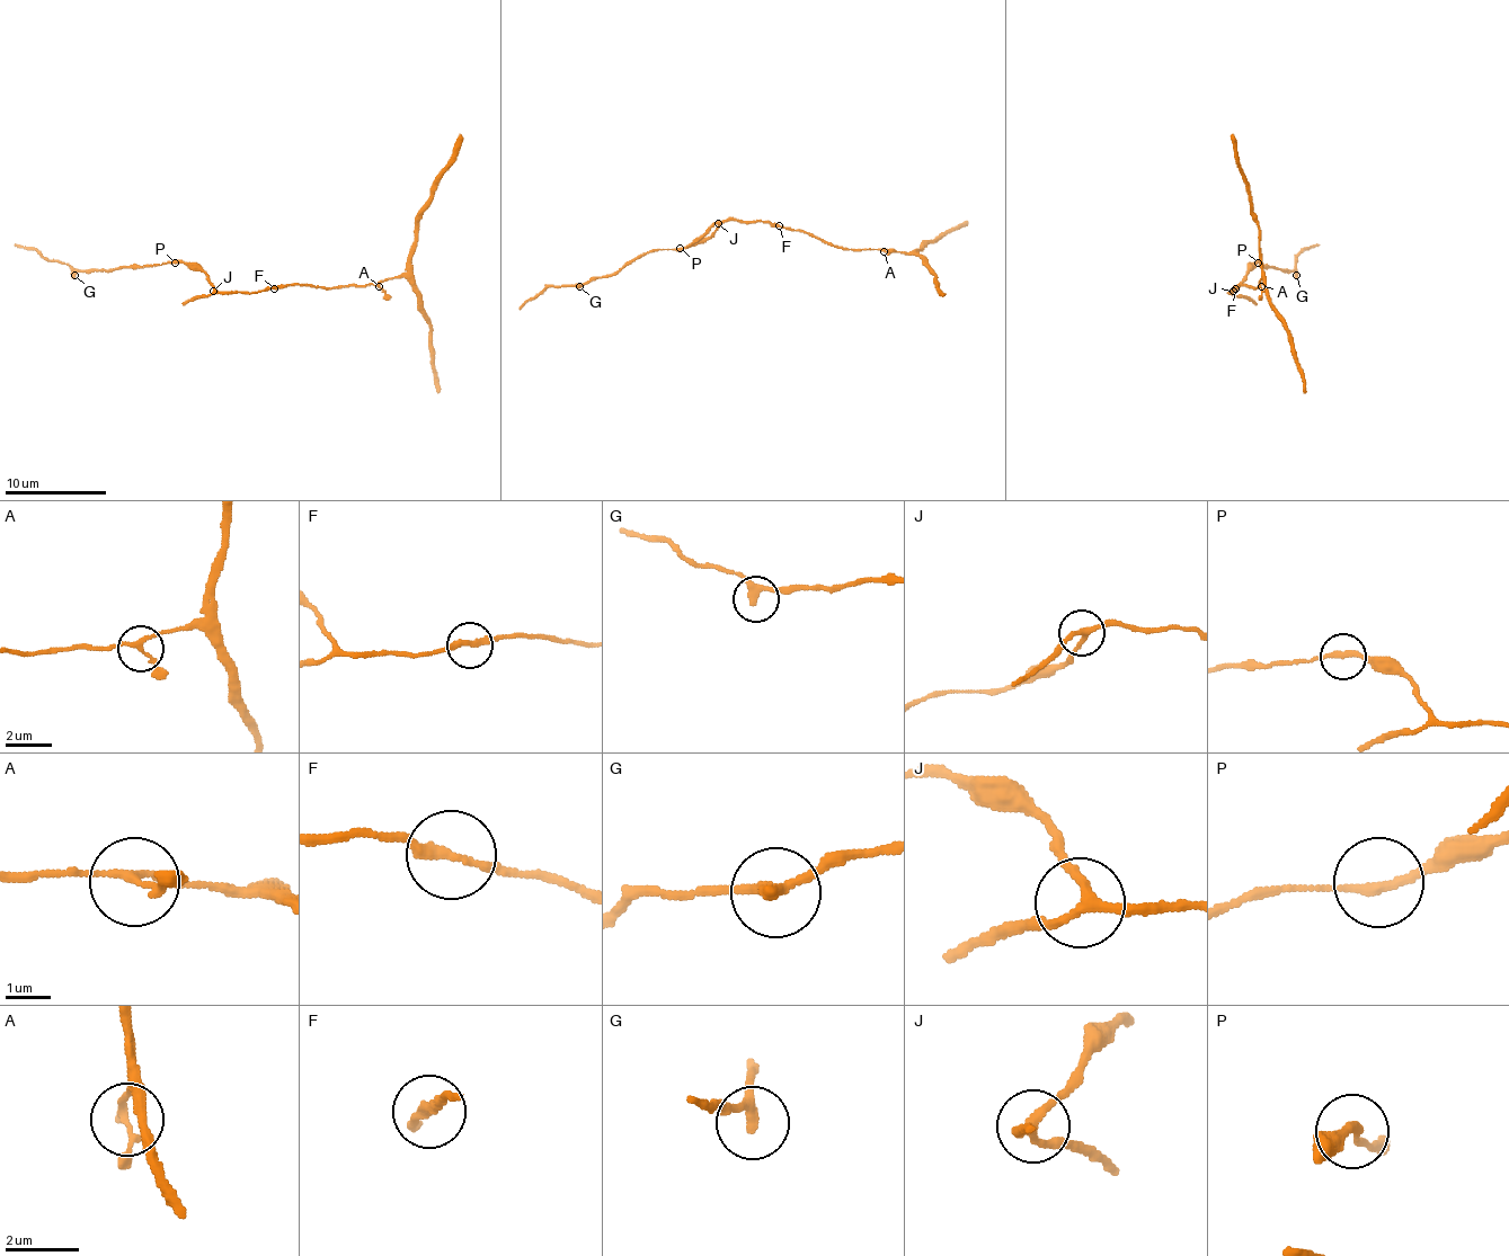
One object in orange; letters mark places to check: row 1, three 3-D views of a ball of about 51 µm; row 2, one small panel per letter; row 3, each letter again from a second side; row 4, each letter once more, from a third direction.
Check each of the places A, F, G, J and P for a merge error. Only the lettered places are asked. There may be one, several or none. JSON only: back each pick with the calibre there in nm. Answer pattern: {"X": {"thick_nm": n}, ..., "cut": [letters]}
{"cut": []}

